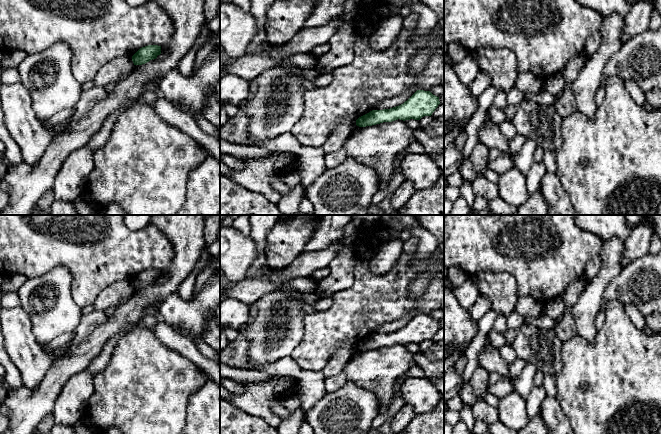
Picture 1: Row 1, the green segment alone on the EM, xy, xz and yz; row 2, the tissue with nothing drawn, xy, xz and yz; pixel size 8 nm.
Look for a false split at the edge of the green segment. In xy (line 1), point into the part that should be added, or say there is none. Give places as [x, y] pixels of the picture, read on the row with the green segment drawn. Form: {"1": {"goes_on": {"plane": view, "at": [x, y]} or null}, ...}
{"1": {"goes_on": null}}

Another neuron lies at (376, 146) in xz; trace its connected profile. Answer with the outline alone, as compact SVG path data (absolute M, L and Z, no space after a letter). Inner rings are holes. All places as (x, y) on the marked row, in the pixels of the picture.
M398 119L353 130L342 149L347 157L374 169L379 190L384 190L392 175L395 156L416 141L414 131Z

